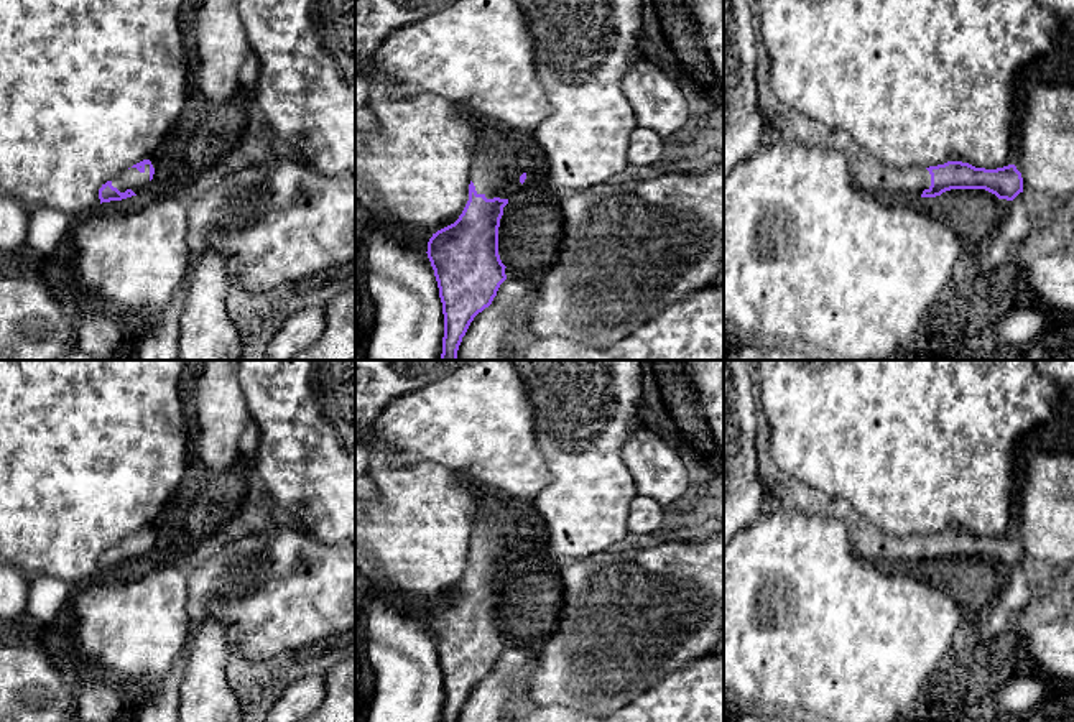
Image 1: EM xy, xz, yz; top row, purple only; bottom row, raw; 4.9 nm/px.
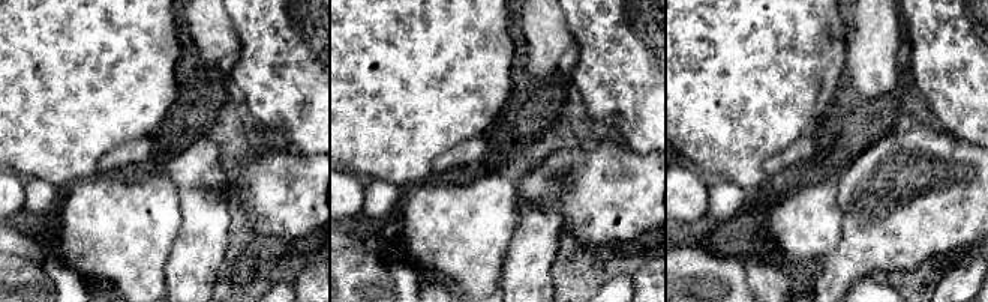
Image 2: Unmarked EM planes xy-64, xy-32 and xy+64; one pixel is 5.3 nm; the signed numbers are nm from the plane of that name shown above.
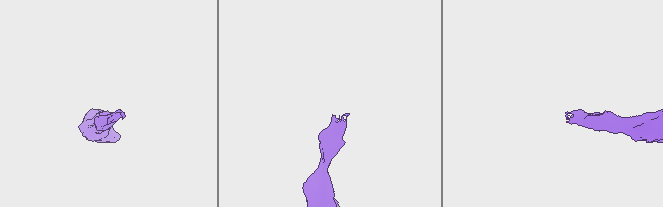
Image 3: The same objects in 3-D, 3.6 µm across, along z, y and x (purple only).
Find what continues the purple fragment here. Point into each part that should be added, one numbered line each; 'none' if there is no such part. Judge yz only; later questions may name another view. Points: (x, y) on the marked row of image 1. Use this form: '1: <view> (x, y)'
1: yz (869, 173)

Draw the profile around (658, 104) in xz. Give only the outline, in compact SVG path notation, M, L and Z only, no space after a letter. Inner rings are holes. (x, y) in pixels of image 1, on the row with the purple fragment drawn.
M648 56L635 61L620 86L640 127L669 143L692 128L694 122L681 89Z

